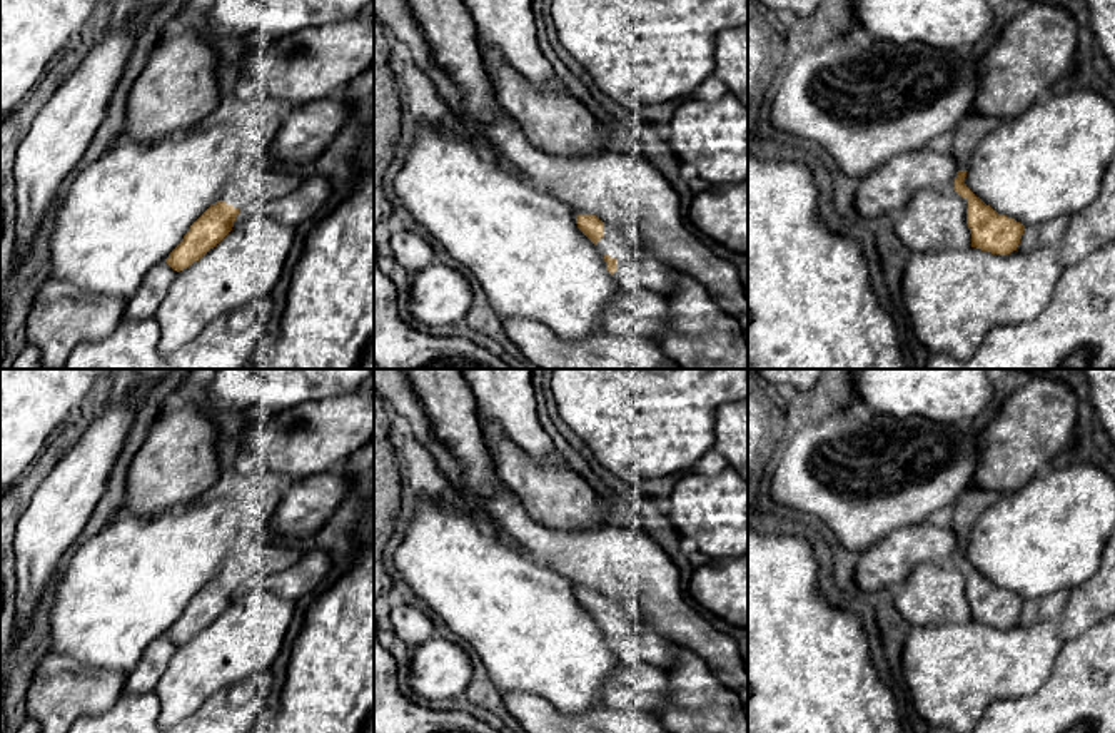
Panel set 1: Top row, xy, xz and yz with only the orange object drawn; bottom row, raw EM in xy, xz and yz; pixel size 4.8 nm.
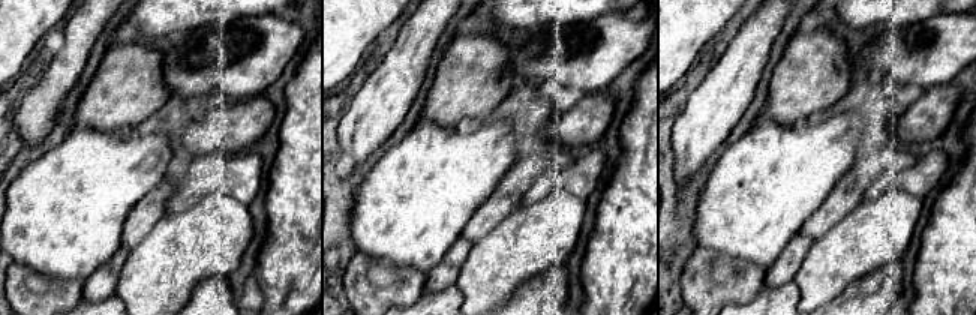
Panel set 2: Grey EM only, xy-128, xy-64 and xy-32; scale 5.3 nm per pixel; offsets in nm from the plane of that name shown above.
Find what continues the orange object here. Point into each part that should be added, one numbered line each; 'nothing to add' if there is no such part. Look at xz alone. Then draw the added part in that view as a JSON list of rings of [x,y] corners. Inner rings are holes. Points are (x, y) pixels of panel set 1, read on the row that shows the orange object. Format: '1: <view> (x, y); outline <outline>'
1: xz (638, 267); outline [[[604,224],[603,237],[596,247],[603,255],[618,260],[614,279],[628,291],[648,289],[669,296],[676,291],[678,279],[683,276],[673,265],[661,260],[651,249],[608,224]]]

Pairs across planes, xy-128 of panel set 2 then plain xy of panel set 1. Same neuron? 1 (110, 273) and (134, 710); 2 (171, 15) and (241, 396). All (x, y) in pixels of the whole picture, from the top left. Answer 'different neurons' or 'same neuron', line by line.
1: different neurons
2: same neuron

